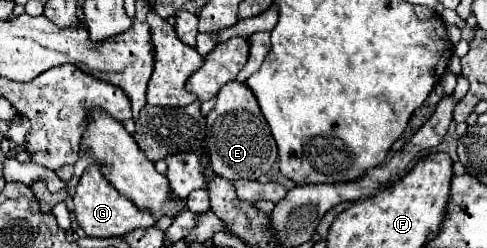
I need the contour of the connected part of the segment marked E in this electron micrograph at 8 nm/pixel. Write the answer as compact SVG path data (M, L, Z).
M228 82L216 96L216 106L206 116L206 148L212 170L234 182L240 178L258 180L266 174L278 158L276 142L264 120L264 114L256 102L256 96L244 82Z

